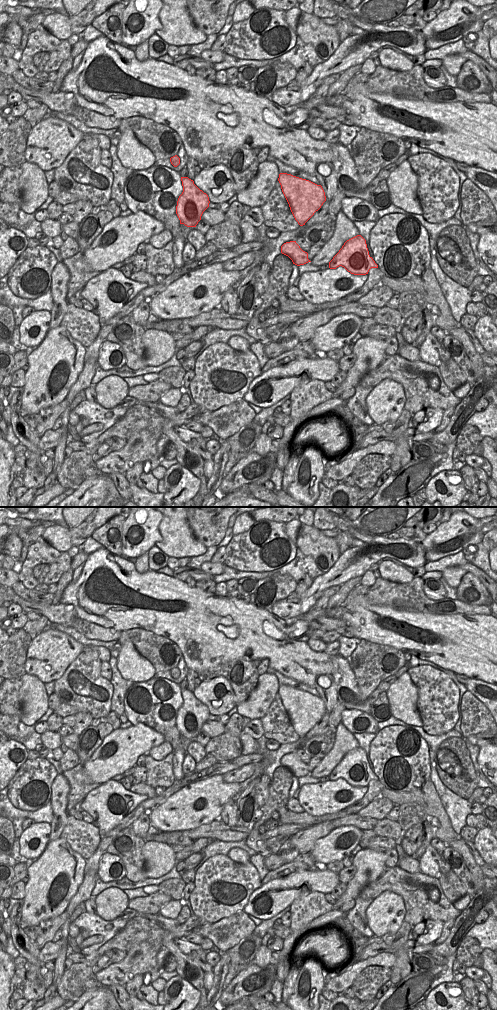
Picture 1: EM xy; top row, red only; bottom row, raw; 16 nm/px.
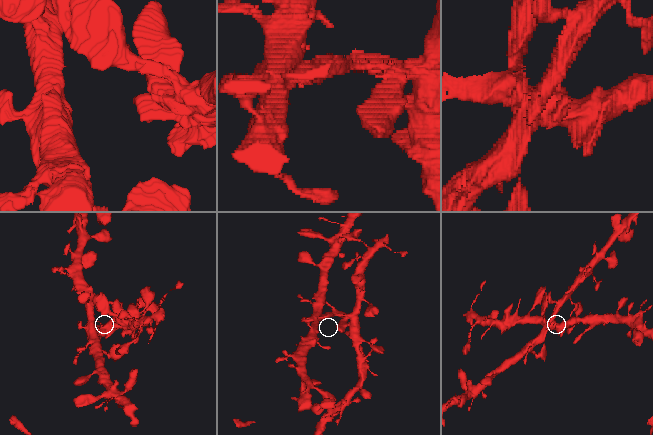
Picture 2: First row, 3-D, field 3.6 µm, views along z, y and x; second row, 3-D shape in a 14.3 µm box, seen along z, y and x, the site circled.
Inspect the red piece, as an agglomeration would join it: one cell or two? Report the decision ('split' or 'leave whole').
leave whole

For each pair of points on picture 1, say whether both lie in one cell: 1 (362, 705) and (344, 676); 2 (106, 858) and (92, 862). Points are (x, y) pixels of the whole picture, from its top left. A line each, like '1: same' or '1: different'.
1: same
2: different

